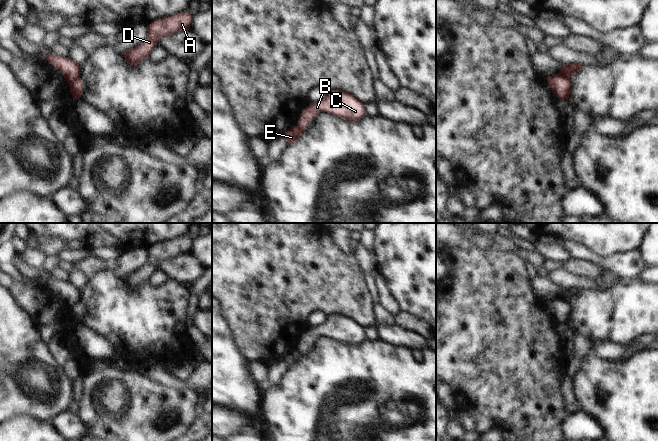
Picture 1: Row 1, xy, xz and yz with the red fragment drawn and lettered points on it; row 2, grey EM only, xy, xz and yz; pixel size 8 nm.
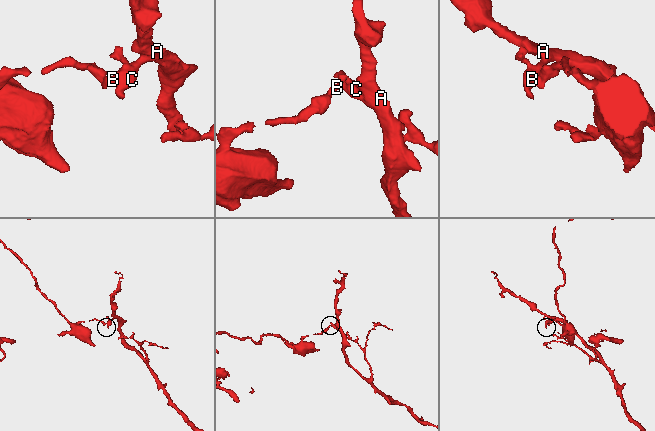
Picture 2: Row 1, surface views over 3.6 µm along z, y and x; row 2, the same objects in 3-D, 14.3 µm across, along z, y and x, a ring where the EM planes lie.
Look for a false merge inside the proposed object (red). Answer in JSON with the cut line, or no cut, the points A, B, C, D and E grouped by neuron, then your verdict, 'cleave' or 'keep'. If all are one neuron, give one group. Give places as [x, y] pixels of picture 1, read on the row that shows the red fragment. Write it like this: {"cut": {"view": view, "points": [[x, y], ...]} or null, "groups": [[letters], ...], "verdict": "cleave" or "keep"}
{"cut": {"view": "yz", "points": [[559, 72], [569, 80]]}, "groups": [["A", "B", "C", "D"], ["E"]], "verdict": "cleave"}

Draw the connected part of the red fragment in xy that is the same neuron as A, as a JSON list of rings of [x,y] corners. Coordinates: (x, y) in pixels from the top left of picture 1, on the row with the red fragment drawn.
[[[184,11],[181,14],[175,14],[167,18],[156,19],[148,24],[147,38],[123,55],[125,61],[131,67],[135,67],[146,57],[149,57],[152,49],[157,46],[159,39],[180,31],[189,30],[192,16]]]

